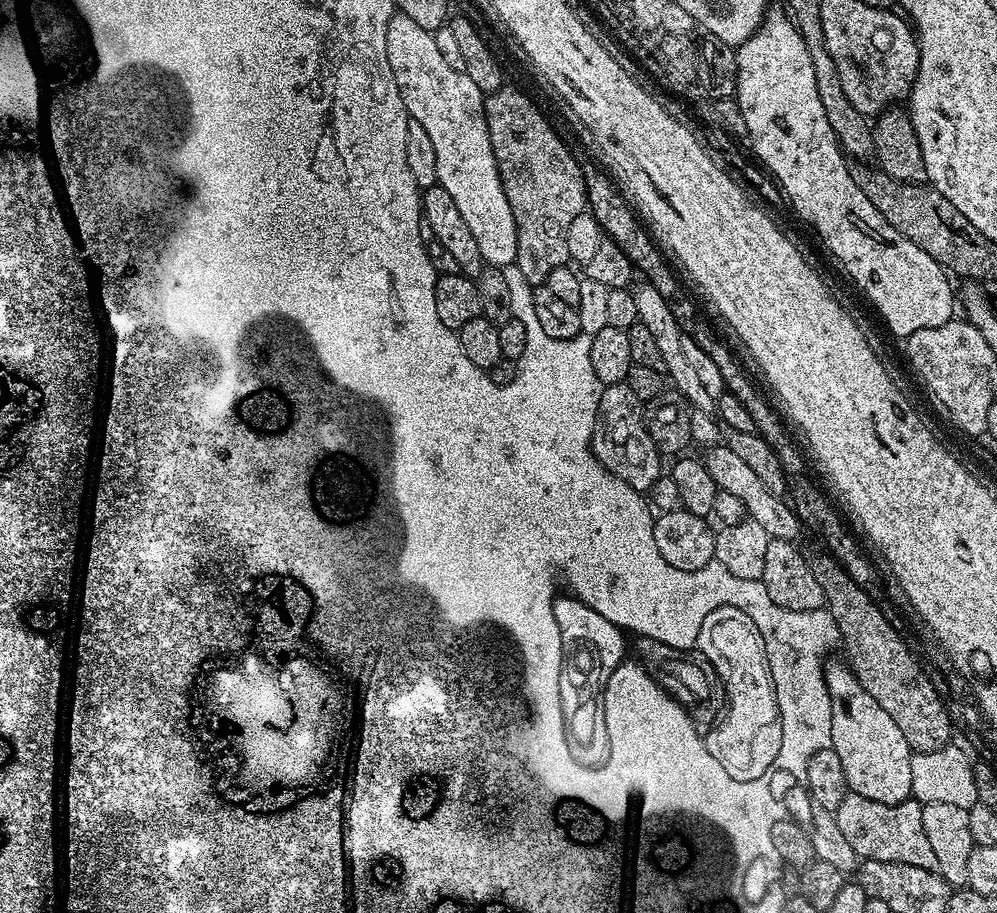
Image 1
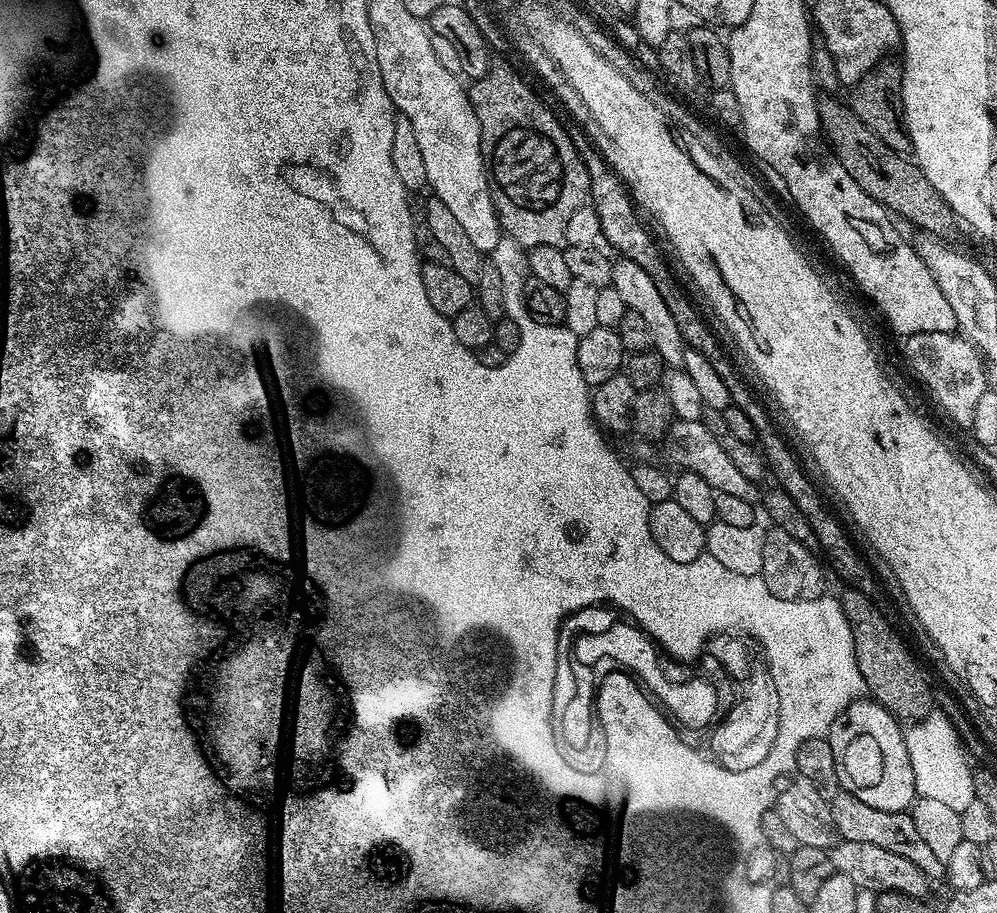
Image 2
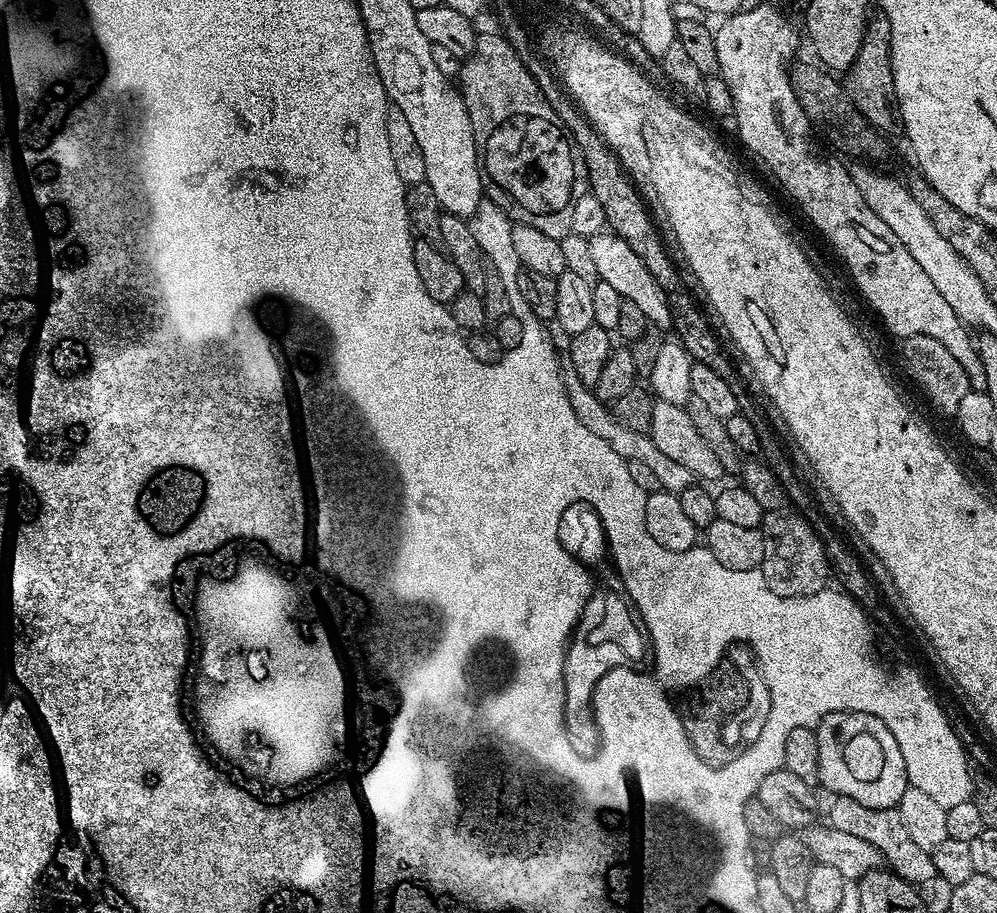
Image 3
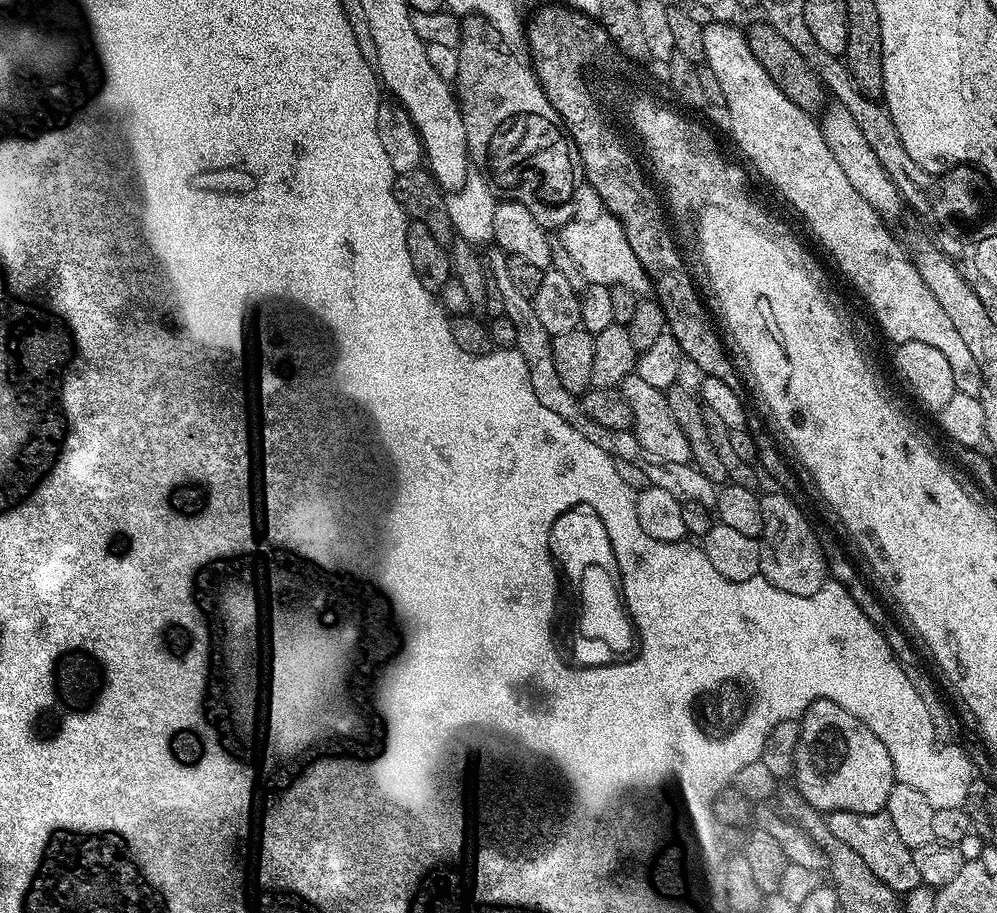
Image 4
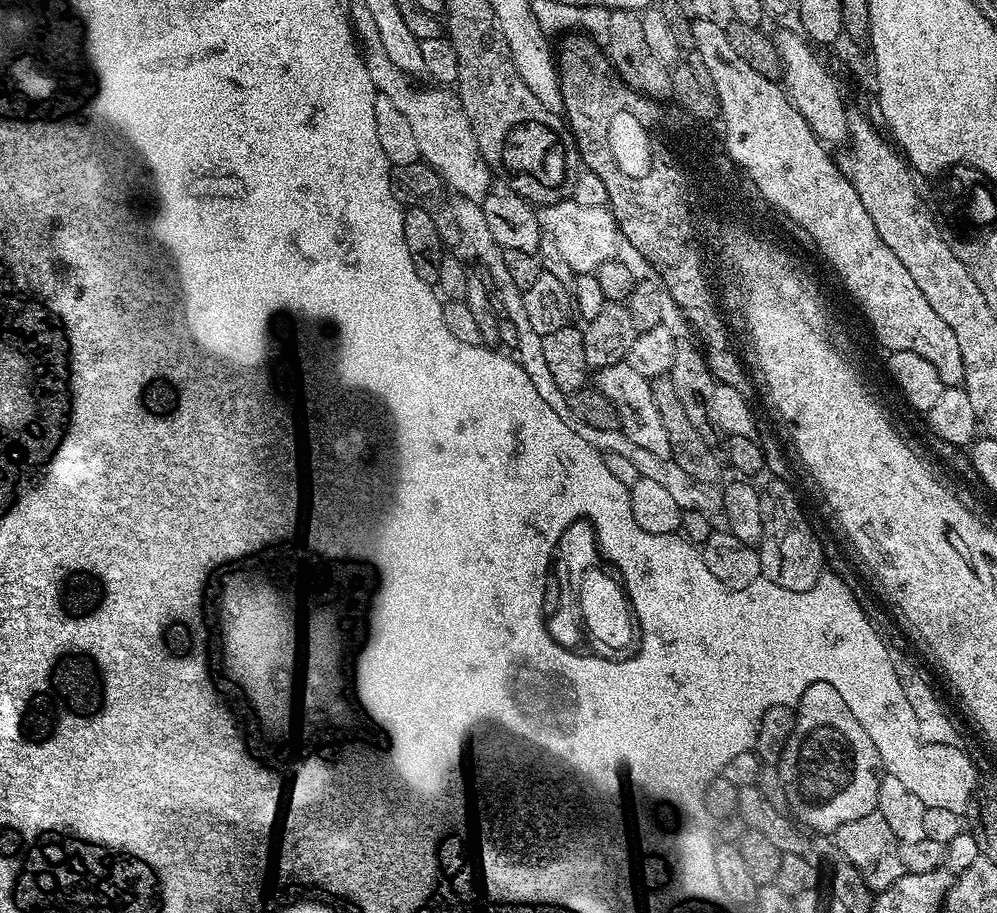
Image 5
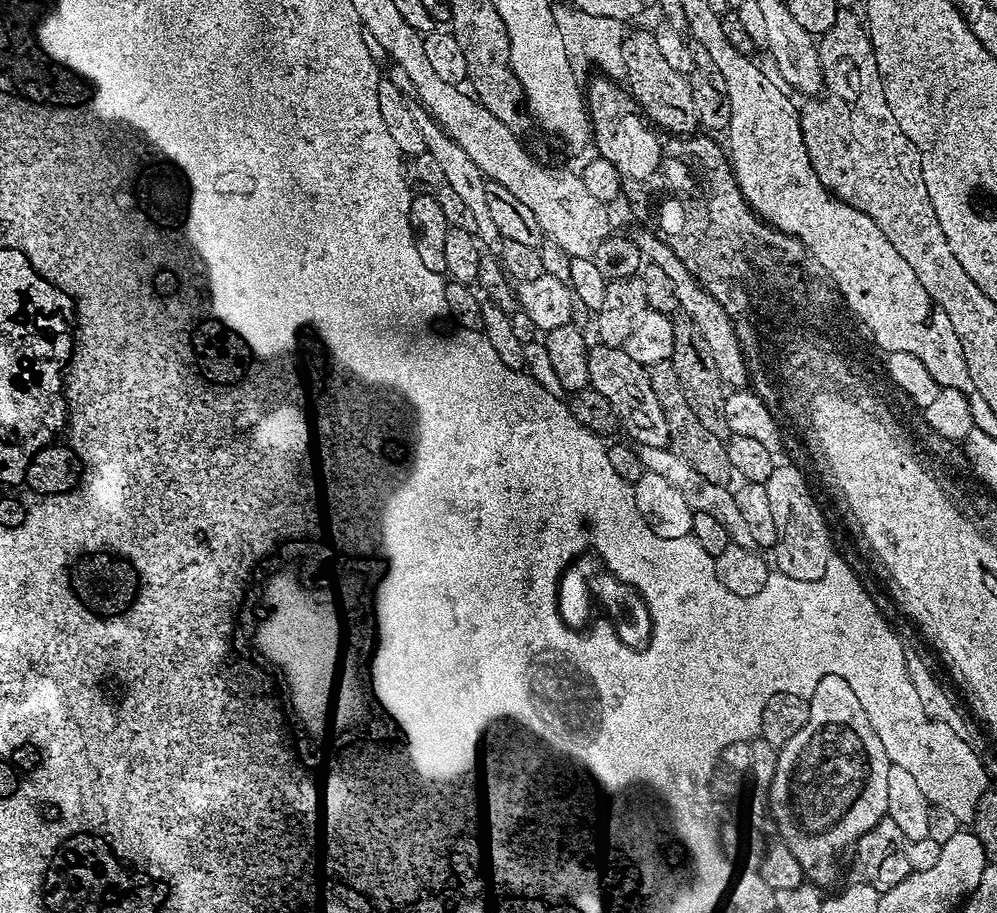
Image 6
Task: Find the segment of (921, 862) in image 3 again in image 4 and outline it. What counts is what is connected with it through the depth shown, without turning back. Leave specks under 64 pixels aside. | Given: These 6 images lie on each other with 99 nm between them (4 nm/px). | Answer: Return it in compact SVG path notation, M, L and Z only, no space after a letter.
M839 808L837 812L827 813L826 819L830 834L834 834L838 842L850 846L850 850L854 850L854 854L858 854L858 858L862 858L862 862L866 862L866 866L870 866L870 870L874 870L874 874L878 874L878 878L882 878L882 882L890 886L890 890L907 894L921 887L912 849L906 846L906 842L902 842L902 837L898 835L894 822L890 822L887 811L862 814Z

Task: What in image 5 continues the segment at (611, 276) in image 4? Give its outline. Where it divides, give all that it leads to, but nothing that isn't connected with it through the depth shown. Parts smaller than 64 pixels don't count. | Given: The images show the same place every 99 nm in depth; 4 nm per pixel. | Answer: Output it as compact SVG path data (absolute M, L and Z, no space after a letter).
M574 199L557 200L555 204L546 204L539 209L538 219L543 235L552 239L552 244L556 247L558 255L564 259L564 264L568 268L573 268L573 273L595 273L602 262L610 262L617 259L616 252L622 248L621 232L616 227L615 218L607 207L599 208L598 206L578 206Z

